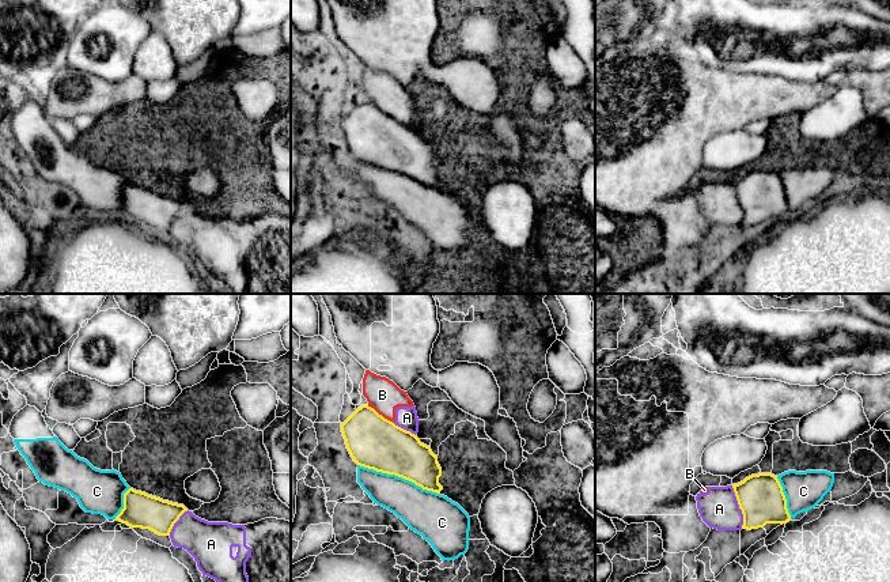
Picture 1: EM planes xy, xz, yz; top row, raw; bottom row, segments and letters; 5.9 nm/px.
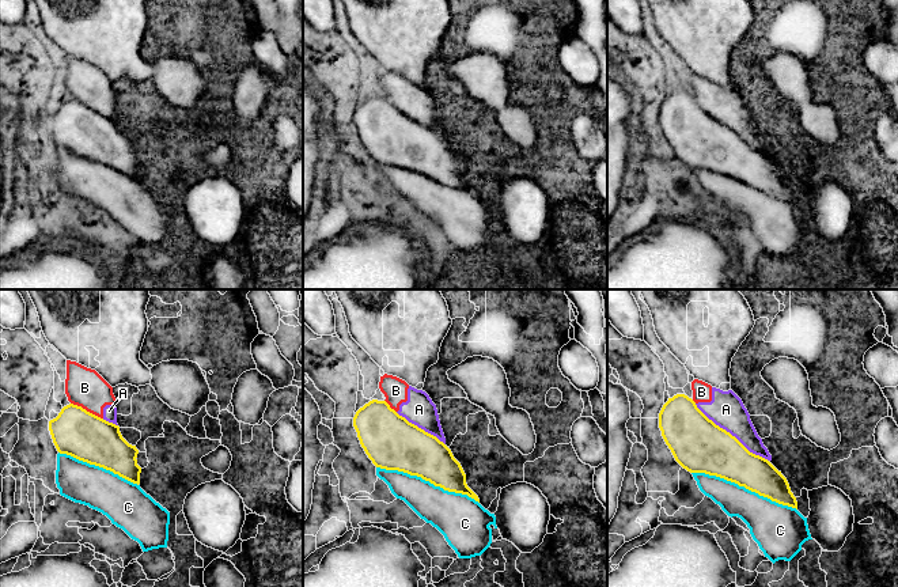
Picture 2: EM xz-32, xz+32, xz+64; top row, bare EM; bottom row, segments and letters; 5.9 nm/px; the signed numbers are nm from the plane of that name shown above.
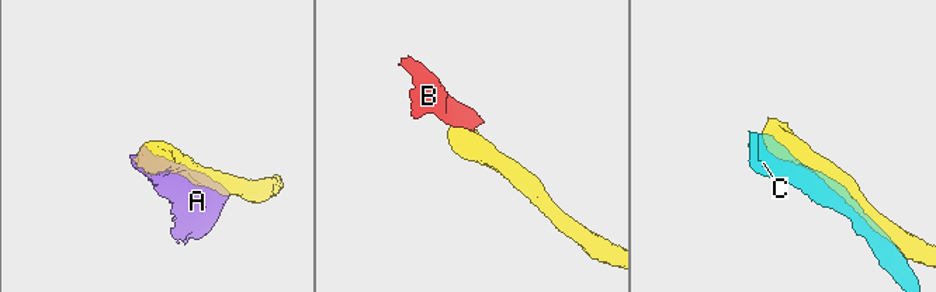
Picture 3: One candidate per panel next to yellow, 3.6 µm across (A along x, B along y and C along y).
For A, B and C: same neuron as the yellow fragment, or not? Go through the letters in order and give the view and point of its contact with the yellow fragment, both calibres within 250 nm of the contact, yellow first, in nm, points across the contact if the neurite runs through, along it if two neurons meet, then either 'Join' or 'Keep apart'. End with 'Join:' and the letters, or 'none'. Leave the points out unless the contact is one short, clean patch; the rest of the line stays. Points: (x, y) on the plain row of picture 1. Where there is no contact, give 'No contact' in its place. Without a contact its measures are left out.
A: Touches yellow at yz (739, 203). Thickness 280 nm (yellow) against 240 nm. Keep apart
B: Touches yellow at xz (381, 110). Thickness 320 nm (yellow) against 190 nm. Boundary: xz (367, 101), (393, 118). Keep apart
C: Touches yellow at xz (400, 172). Thickness 300 nm (yellow) against 240 nm. Join
Join: C

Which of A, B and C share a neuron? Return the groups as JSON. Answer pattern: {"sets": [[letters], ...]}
{"sets": [["A", "B"], ["C"]]}

